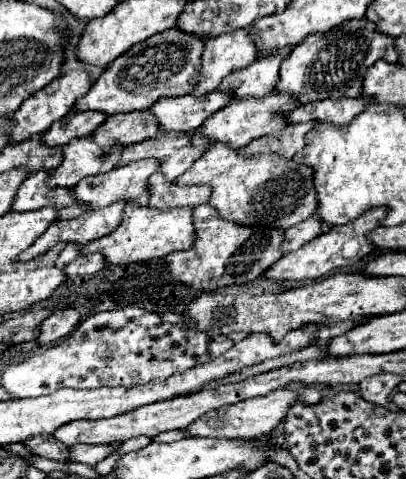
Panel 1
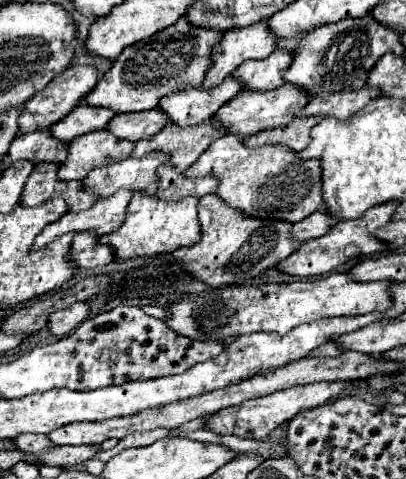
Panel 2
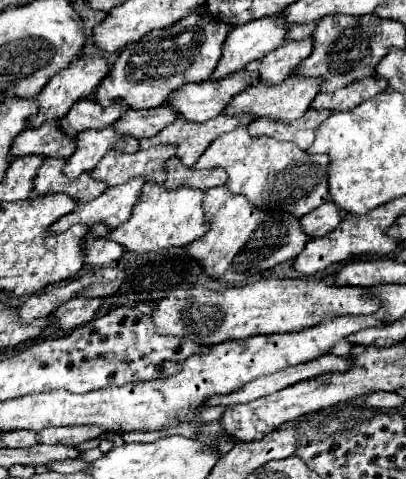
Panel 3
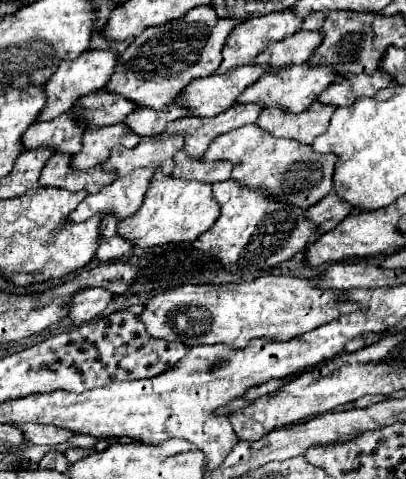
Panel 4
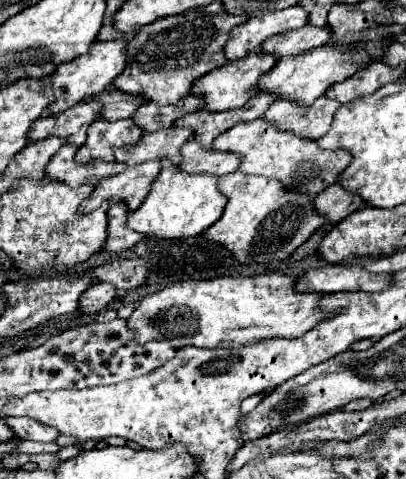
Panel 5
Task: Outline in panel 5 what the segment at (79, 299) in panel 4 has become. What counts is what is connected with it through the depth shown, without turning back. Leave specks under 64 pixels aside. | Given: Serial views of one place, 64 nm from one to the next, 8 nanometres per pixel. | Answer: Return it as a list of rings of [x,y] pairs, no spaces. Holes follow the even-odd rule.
[[[96,282],[92,284],[84,296],[80,298],[80,308],[84,314],[96,314],[104,310],[116,296],[116,286],[108,282]]]

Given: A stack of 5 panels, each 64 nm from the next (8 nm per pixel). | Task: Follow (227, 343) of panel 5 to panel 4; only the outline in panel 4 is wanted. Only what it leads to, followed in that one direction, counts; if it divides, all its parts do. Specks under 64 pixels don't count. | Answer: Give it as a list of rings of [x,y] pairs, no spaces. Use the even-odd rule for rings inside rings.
[[[262,276],[252,282],[226,284],[184,284],[156,294],[144,306],[138,320],[152,338],[182,342],[186,346],[226,344],[244,348],[254,338],[290,340],[342,314],[356,312],[356,304],[338,302],[340,294],[320,290],[312,280],[296,276]]]

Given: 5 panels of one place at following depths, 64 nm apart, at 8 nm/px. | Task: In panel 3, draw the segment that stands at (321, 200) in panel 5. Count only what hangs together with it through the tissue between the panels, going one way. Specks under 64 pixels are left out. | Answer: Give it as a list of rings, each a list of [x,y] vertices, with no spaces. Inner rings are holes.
[[[326,200],[322,206],[302,216],[300,222],[304,232],[308,232],[312,238],[318,238],[332,232],[340,224],[340,220],[342,220],[342,210],[332,200]]]

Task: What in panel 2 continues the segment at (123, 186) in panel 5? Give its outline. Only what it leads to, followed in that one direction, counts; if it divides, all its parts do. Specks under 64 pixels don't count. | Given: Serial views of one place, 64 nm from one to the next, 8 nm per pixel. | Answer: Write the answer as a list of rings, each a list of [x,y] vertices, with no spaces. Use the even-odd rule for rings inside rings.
[[[120,188],[116,194],[108,198],[98,198],[96,204],[82,212],[68,212],[60,220],[48,224],[38,236],[36,236],[36,248],[44,248],[54,238],[66,234],[66,232],[82,232],[82,230],[96,230],[96,234],[110,234],[116,228],[122,226],[126,218],[126,208],[132,200],[134,190]]]

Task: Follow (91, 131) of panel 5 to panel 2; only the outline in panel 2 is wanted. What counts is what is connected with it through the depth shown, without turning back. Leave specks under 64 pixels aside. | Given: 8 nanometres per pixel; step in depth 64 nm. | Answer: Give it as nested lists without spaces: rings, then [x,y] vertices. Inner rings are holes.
[[[94,130],[78,136],[68,146],[68,160],[60,164],[60,180],[82,180],[92,168],[106,162],[118,162],[132,154],[134,142],[120,140],[108,130]]]

